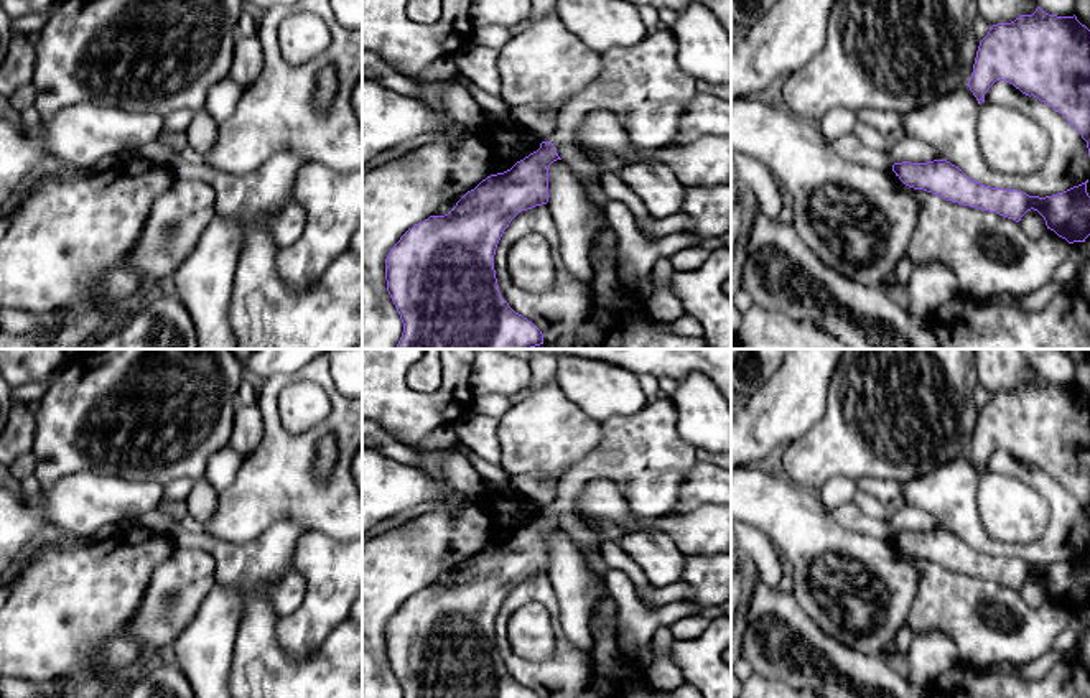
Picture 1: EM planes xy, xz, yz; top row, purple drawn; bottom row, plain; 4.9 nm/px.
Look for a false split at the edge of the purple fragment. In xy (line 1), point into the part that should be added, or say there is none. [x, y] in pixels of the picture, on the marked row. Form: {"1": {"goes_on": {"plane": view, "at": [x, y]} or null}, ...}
{"1": {"goes_on": null}}

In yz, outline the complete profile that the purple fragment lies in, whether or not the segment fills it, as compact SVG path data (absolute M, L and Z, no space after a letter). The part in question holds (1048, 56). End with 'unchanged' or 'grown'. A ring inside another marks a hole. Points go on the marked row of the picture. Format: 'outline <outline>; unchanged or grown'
outline M1041 7L1011 23L990 26L980 41L968 87L978 104L996 81L1006 81L1062 114L1087 142L1090 156L1090 30L1077 16L1057 16Z; unchanged

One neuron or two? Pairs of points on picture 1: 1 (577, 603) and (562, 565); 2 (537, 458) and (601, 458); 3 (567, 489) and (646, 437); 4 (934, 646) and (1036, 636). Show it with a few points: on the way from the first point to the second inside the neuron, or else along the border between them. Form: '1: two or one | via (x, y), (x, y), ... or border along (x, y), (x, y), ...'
1: one | via (577, 593), (577, 585), (570, 575)
2: two | border along (600, 423), (601, 442), (573, 463), (555, 484)
3: one | via (586, 469), (626, 456)
4: two | border along (916, 634), (940, 631), (954, 644), (960, 659)

